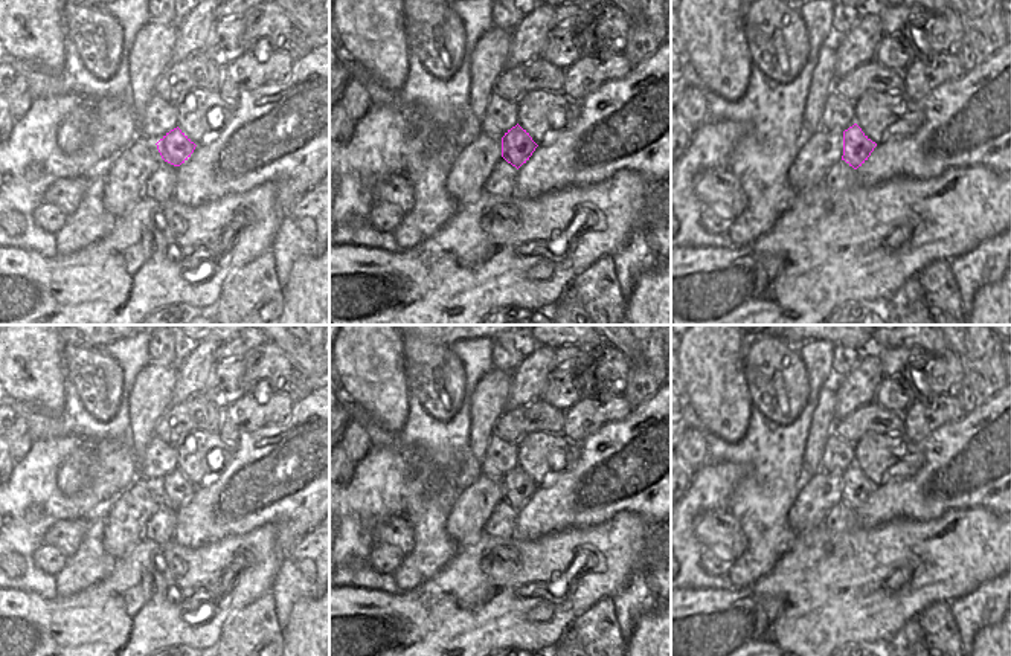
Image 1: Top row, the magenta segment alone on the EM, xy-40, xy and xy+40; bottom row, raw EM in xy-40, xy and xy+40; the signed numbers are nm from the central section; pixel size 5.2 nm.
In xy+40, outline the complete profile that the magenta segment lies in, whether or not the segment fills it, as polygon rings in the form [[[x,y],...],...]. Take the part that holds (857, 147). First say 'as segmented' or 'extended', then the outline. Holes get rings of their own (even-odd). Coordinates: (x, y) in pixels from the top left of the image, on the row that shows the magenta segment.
as segmented; [[[854,124],[843,131],[842,160],[857,169],[868,160],[875,146],[877,143],[872,142],[857,124]]]

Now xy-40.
as segmented; [[[177,127],[157,143],[162,159],[174,166],[185,163],[195,150],[195,143]]]

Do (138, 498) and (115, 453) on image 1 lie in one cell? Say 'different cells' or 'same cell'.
different cells

